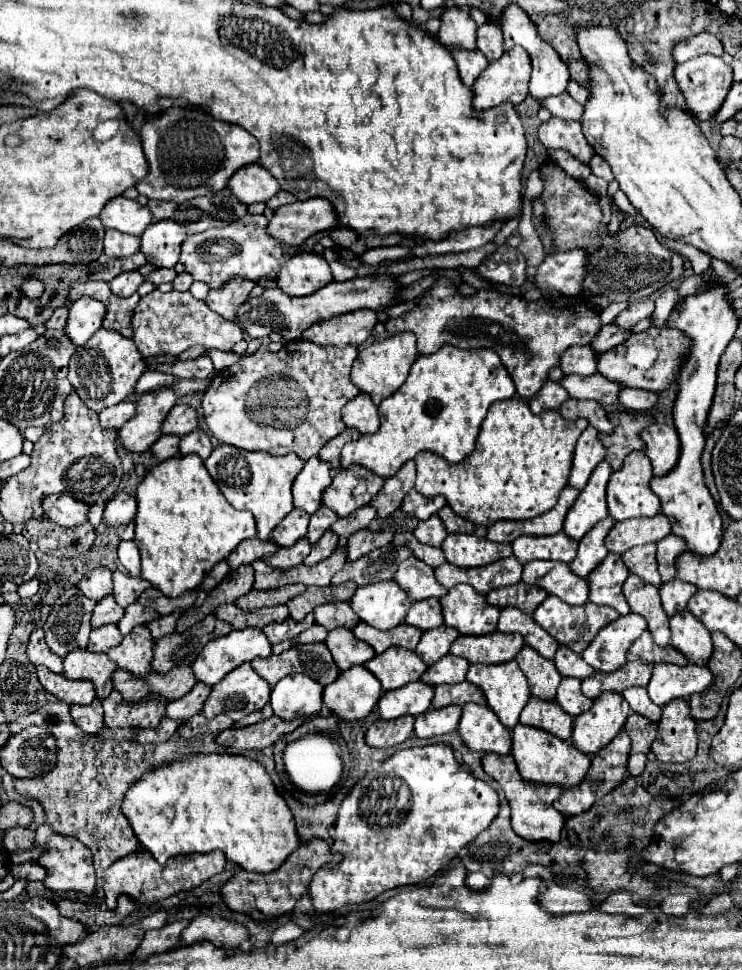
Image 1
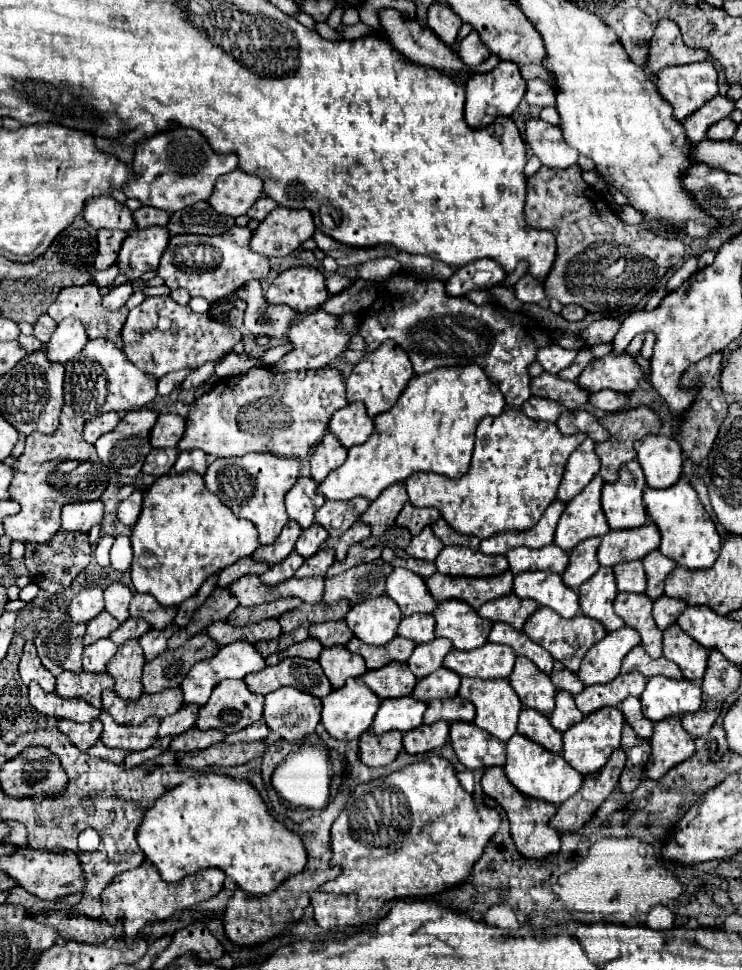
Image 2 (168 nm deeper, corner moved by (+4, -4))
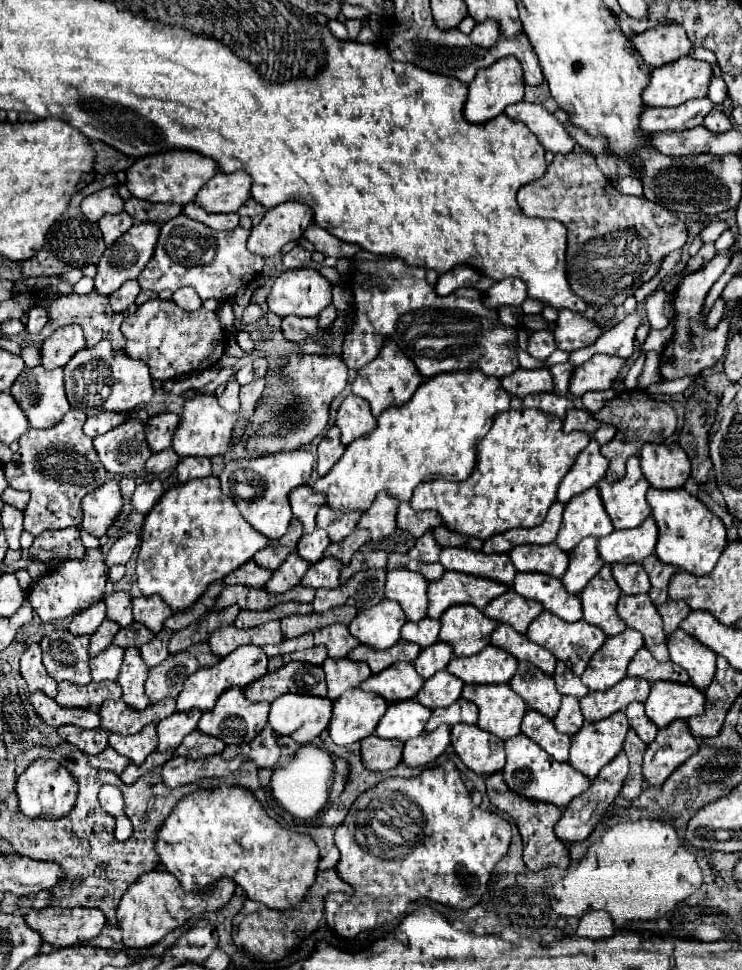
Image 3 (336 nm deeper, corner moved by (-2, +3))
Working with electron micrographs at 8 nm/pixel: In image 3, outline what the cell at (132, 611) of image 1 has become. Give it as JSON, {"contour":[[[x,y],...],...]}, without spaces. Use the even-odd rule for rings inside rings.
{"contour":[[[138,621],[130,623],[130,627],[122,627],[116,637],[114,637],[114,645],[120,647],[140,647],[148,641],[152,641],[154,633],[150,633],[150,629],[146,629],[144,625],[138,625]]]}

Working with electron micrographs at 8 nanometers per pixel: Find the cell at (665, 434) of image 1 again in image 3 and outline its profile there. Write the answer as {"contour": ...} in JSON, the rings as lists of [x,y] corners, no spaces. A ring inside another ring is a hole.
{"contour":[[[678,443],[644,445],[640,461],[648,483],[656,489],[684,487],[690,477],[690,459]]]}

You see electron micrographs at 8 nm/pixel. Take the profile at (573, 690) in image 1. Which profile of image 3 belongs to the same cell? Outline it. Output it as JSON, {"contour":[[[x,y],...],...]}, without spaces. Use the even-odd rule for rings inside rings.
{"contour":[[[562,697],[560,711],[554,717],[554,725],[560,733],[566,733],[566,735],[574,735],[584,725],[584,717],[582,717],[582,711],[580,711],[578,699]]]}

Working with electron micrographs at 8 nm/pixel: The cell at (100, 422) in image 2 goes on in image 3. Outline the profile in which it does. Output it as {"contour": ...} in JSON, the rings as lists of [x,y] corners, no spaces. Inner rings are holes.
{"contour":[[[100,413],[100,415],[88,417],[84,423],[84,433],[94,439],[96,435],[110,431],[112,427],[118,427],[126,419],[128,419],[128,413]]]}

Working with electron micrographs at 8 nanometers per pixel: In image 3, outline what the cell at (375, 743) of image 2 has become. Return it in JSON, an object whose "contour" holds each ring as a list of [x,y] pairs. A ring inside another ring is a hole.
{"contour":[[[370,735],[360,741],[362,761],[372,771],[386,771],[396,767],[402,761],[402,741],[386,741],[378,735]]]}

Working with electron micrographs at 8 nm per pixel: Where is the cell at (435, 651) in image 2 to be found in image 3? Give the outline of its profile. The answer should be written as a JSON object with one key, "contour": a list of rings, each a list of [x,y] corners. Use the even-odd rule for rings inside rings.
{"contour":[[[436,641],[434,645],[430,645],[430,647],[426,647],[426,649],[420,651],[418,659],[414,661],[414,667],[420,673],[420,677],[428,679],[434,673],[446,669],[446,665],[448,665],[450,659],[452,659],[450,645],[446,645],[446,641]]]}

